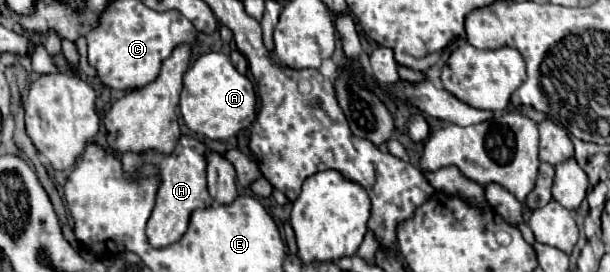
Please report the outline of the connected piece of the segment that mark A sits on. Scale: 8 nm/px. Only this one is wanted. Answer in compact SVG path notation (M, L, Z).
M205 53L201 55L185 73L183 77L183 91L181 91L181 117L185 125L199 135L209 139L229 139L237 135L241 129L247 129L255 121L255 87L253 83L241 75L231 59L223 53Z

